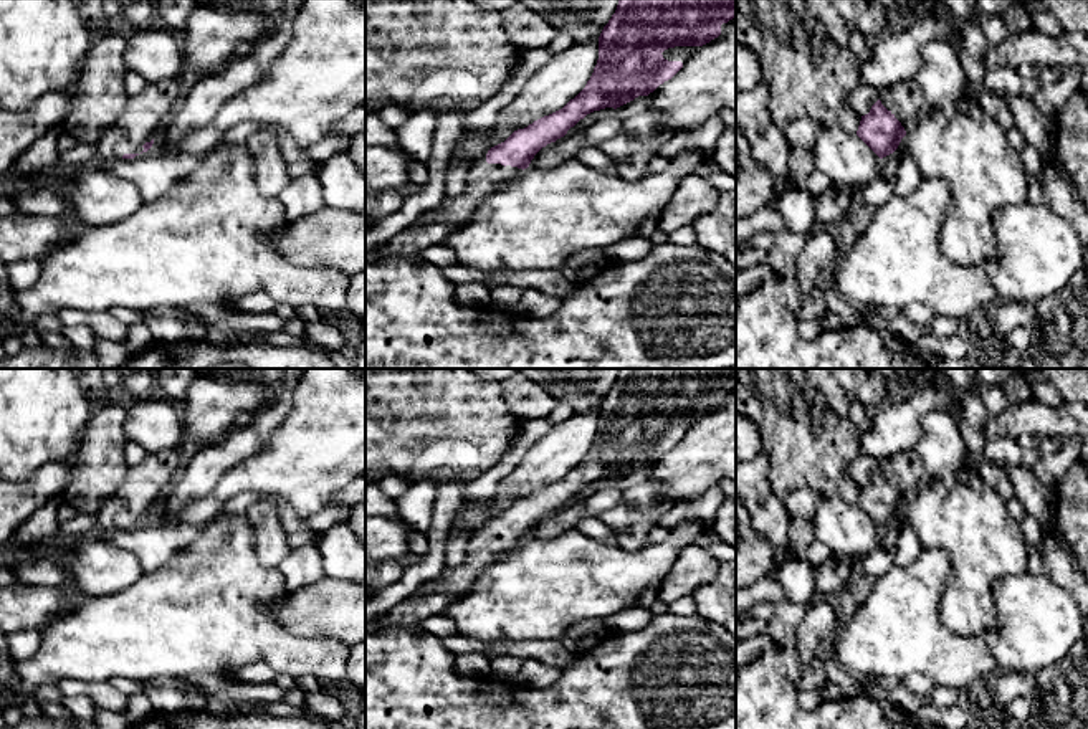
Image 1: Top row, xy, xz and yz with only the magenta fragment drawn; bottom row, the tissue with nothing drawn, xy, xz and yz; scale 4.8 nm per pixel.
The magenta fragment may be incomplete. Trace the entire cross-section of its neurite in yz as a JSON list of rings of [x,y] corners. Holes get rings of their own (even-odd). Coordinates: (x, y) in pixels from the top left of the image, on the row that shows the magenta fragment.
[[[916,81],[880,89],[880,99],[861,116],[857,136],[880,157],[893,154],[901,139],[929,109]]]

